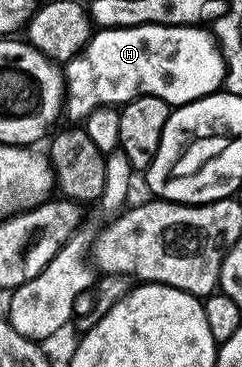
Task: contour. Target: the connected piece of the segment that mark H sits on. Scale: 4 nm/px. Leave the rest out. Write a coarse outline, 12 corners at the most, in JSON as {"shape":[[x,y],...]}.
{"shape":[[195,26],[96,29],[65,64],[65,114],[152,94],[216,93],[225,67]]}

